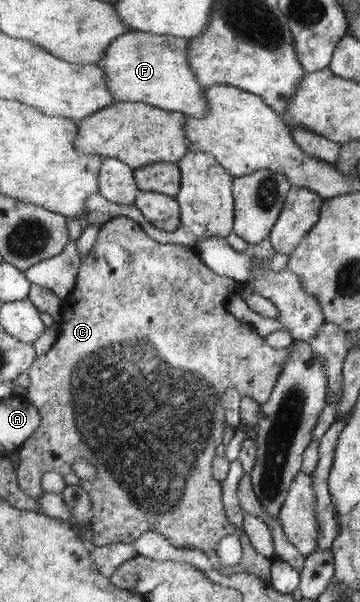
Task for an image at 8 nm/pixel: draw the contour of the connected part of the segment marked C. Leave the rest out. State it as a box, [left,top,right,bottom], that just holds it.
[18,217,292,583]

